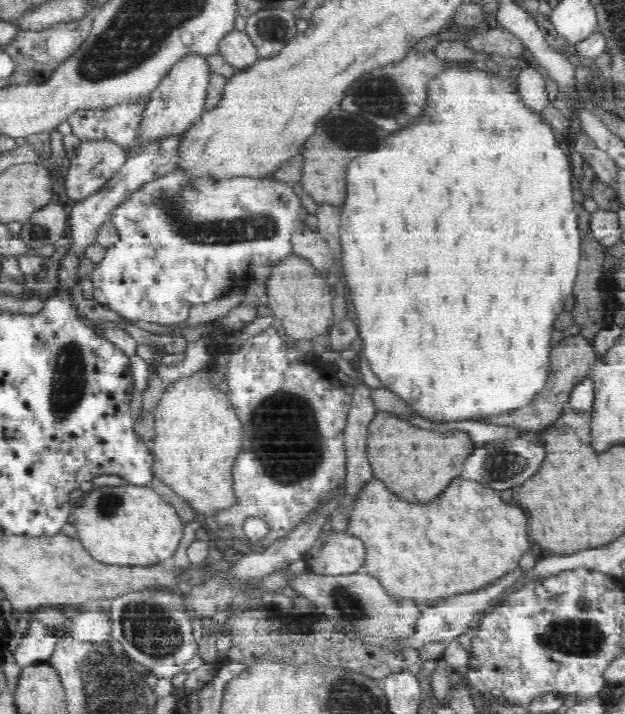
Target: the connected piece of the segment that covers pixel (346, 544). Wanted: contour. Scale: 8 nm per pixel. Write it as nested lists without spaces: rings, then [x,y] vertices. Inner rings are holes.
[[[323,530],[303,554],[307,570],[321,575],[344,575],[362,569],[366,547],[360,536],[346,530]]]

